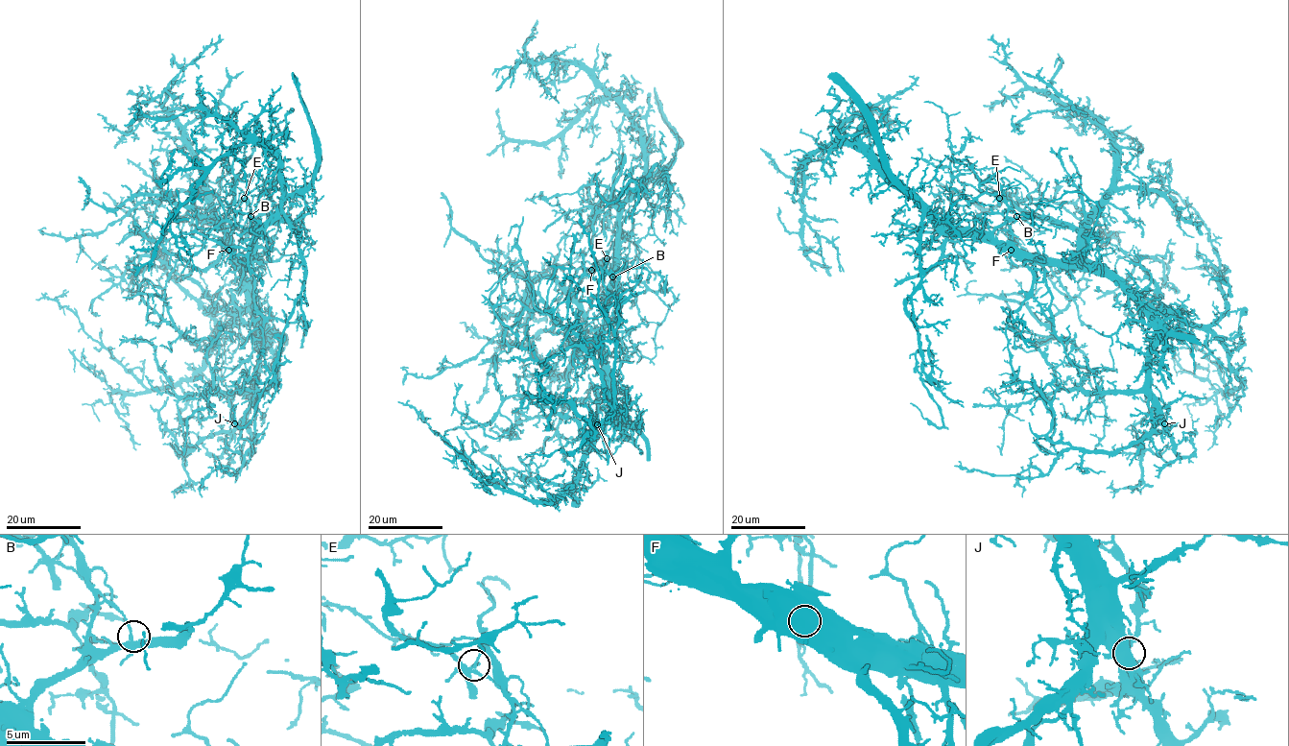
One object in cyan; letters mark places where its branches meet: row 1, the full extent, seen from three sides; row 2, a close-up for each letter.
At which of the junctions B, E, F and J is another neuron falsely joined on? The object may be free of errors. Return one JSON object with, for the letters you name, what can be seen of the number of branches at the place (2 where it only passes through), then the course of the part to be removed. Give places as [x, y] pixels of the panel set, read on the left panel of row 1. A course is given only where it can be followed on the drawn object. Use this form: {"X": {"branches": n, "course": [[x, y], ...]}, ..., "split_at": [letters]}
{"split_at": []}

